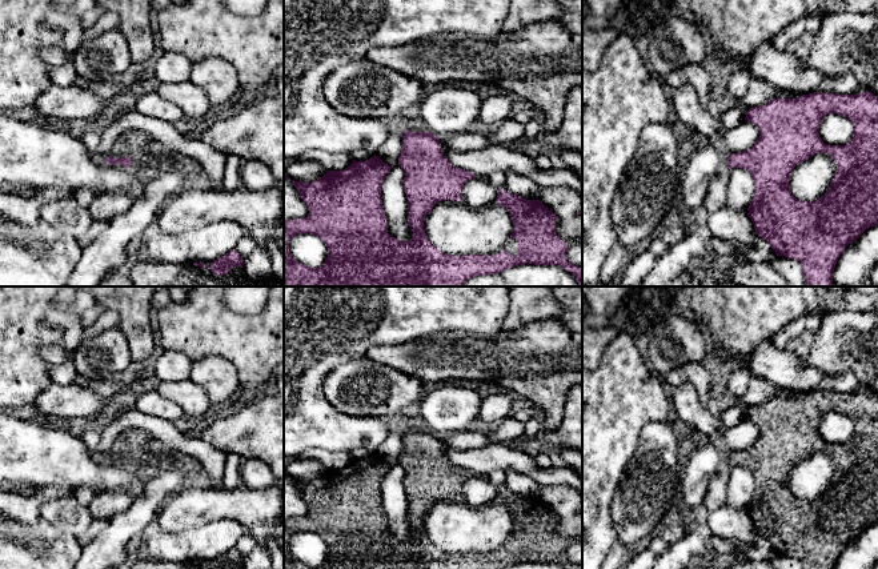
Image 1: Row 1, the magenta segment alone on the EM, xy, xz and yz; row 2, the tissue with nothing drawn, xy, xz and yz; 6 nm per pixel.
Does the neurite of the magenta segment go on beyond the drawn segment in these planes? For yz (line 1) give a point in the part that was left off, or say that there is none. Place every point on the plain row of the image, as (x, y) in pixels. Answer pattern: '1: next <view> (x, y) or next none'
1: next none

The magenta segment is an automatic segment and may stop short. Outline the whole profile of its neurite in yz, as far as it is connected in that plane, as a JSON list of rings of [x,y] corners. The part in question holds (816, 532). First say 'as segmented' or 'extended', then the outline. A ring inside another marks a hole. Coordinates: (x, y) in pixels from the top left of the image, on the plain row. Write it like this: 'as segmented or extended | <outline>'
as segmented | [[[814,390],[798,397],[778,396],[765,404],[750,406],[745,418],[758,425],[759,437],[749,449],[727,453],[727,466],[745,466],[754,477],[757,488],[747,506],[747,514],[758,536],[765,537],[777,554],[798,558],[802,569],[834,569],[846,545],[866,528],[878,524],[878,394],[871,390],[857,393]],[[831,412],[842,413],[854,422],[854,434],[846,444],[827,444],[819,436],[819,422]],[[815,452],[829,452],[837,461],[837,470],[823,494],[811,501],[799,500],[790,490],[789,476],[795,464]]]

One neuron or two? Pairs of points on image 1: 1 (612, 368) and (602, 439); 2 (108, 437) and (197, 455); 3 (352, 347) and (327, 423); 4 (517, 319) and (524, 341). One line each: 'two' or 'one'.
1: one
2: one
3: one
4: two

